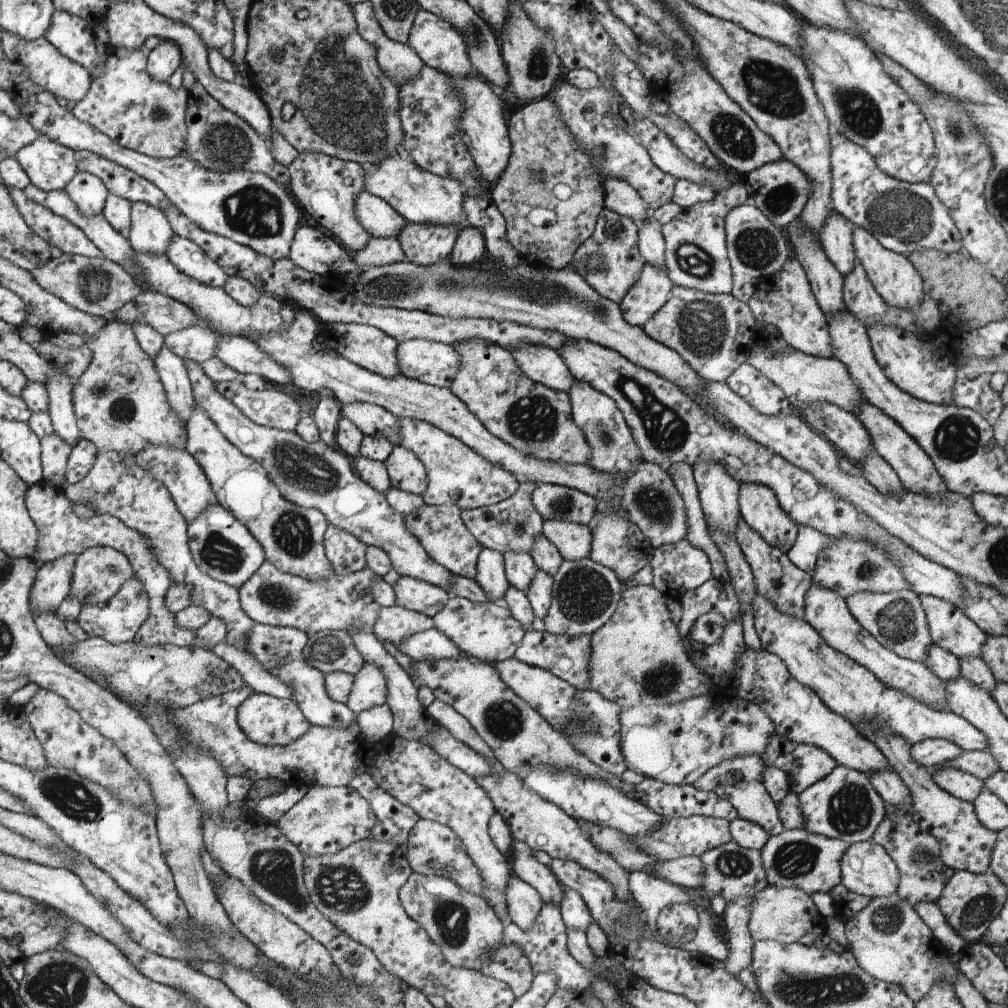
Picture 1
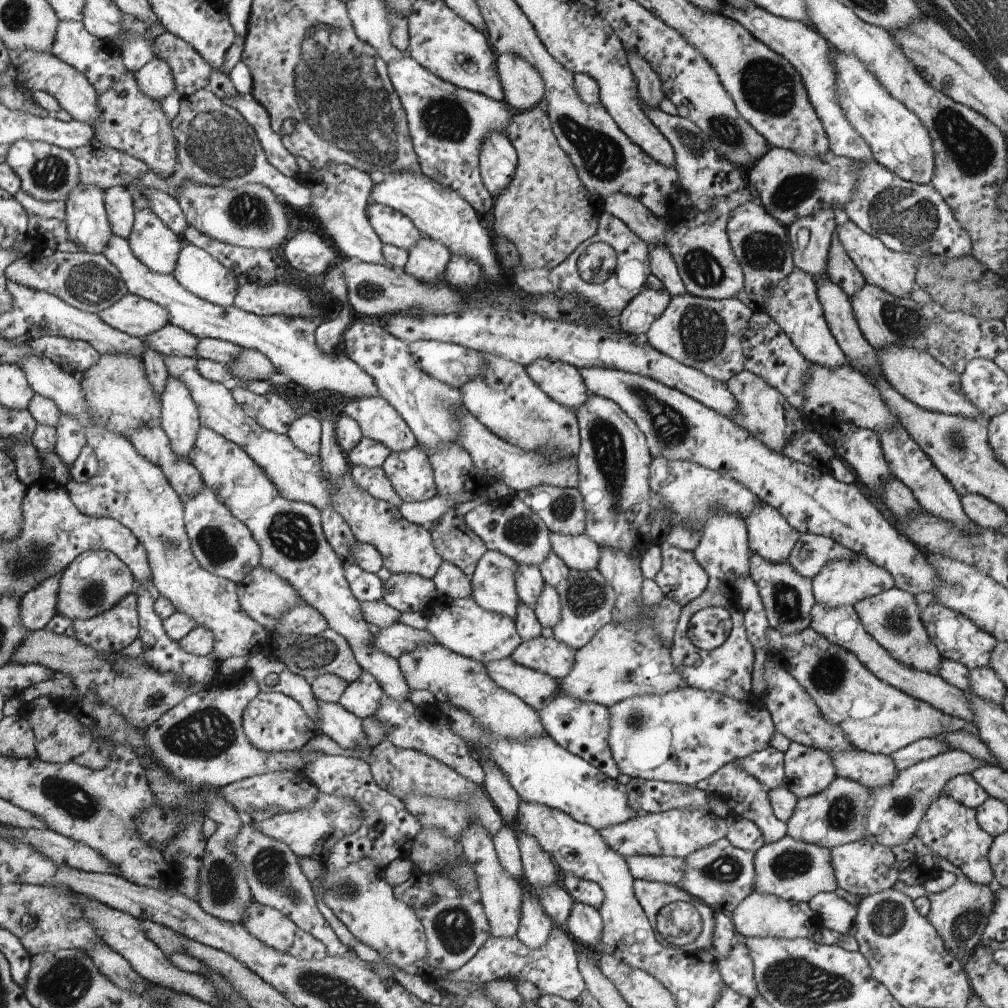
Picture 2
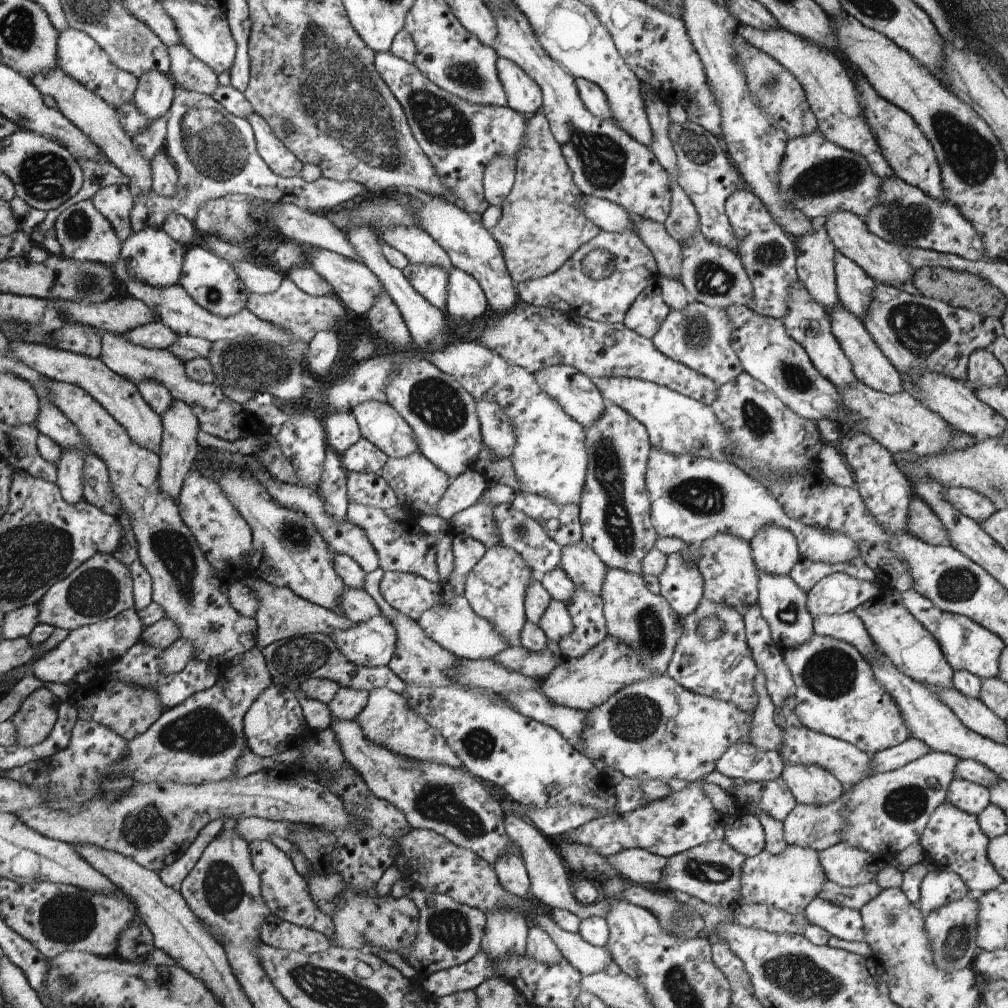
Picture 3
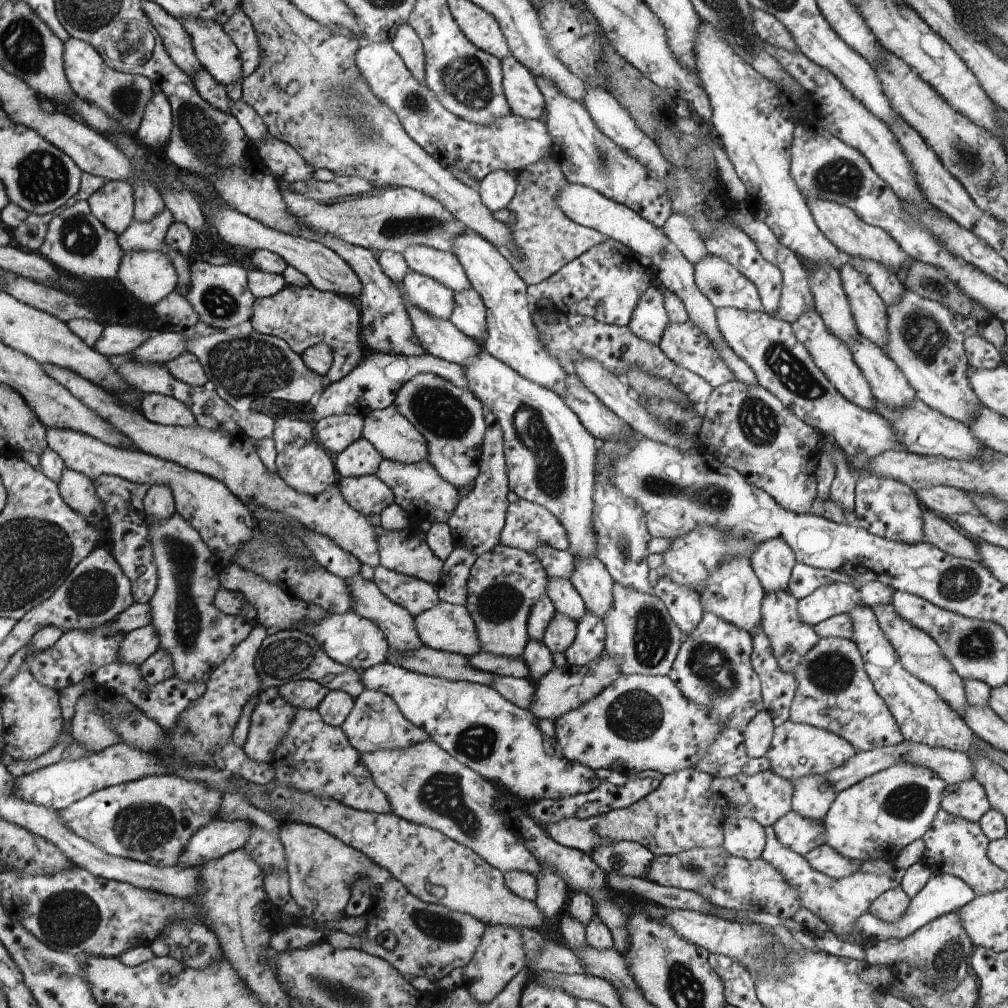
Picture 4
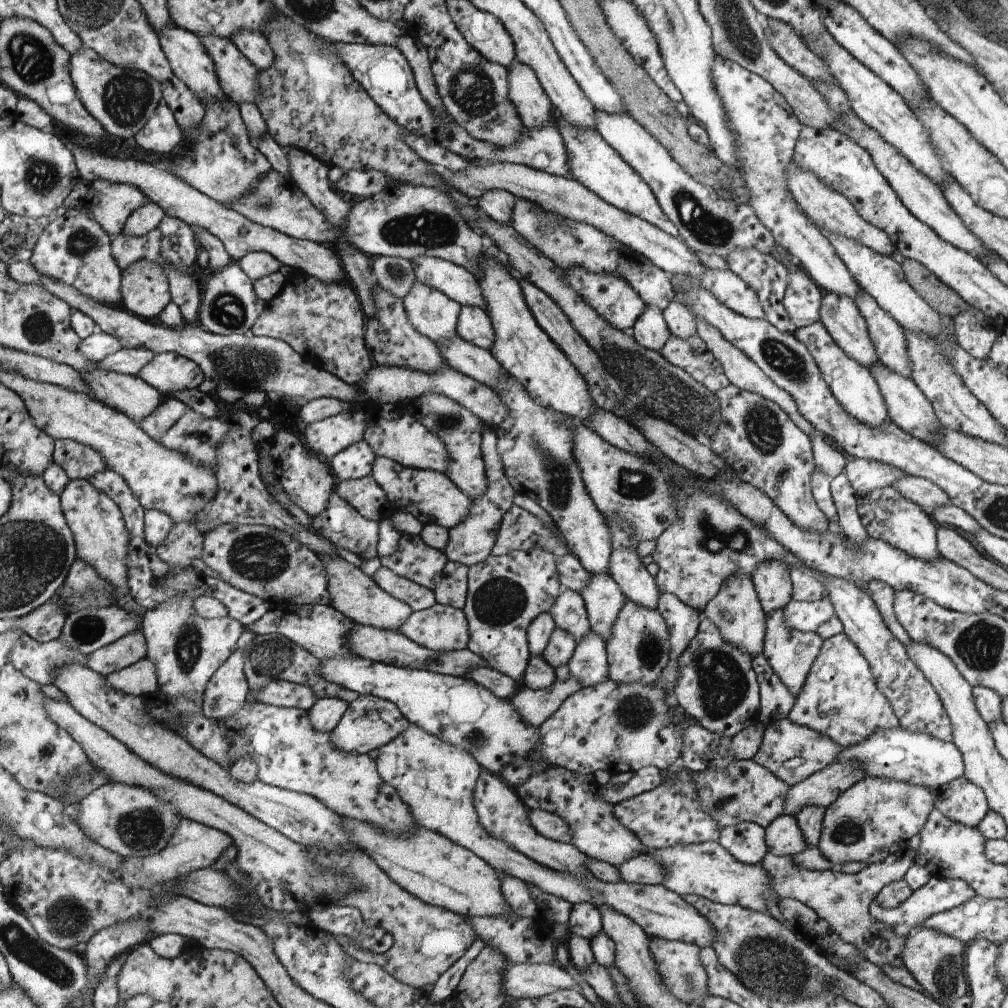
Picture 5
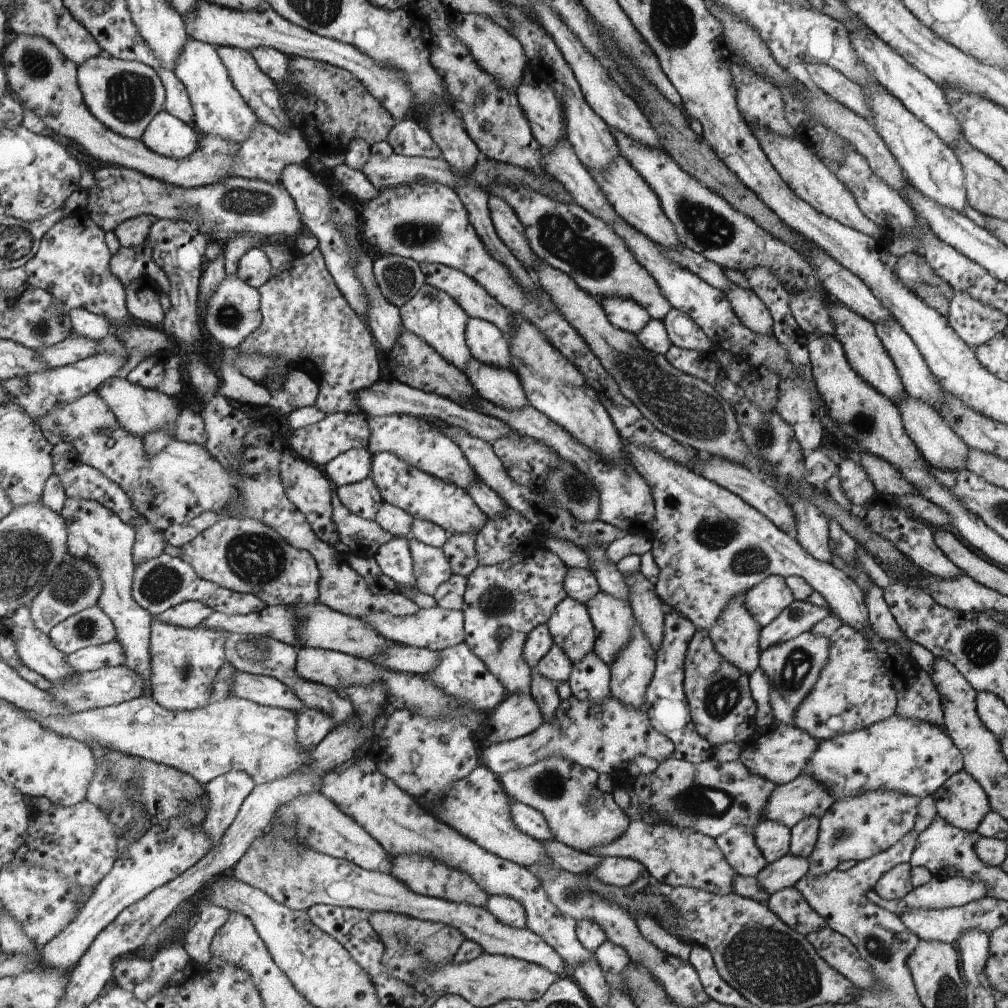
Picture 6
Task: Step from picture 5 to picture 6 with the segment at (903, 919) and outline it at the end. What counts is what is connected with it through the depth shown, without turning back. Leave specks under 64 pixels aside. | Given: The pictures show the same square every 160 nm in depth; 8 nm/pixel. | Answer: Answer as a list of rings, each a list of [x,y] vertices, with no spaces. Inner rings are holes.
[[[956,876],[946,879],[932,877],[928,884],[914,887],[901,900],[885,900],[874,890],[868,890],[866,898],[876,906],[900,917],[900,914],[916,910],[916,908],[929,910],[962,907],[987,897],[987,894],[988,888],[984,882]]]

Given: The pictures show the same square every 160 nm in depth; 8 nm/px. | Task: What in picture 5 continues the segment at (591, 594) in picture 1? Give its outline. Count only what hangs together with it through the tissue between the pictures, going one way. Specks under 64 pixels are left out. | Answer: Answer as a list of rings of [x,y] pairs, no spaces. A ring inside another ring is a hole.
[[[590,631],[584,640],[578,642],[567,665],[570,676],[574,675],[584,687],[596,686],[608,679],[609,665],[602,637]]]

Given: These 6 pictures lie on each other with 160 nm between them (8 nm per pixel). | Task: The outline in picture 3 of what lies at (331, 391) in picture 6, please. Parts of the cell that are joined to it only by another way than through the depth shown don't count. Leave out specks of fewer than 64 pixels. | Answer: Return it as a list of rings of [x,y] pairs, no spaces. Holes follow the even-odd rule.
[[[287,276],[282,279],[278,290],[268,294],[249,292],[246,308],[255,313],[263,321],[282,327],[291,337],[302,339],[309,343],[320,331],[332,331],[338,320],[346,318],[344,306],[334,296],[324,295],[322,298],[312,298],[304,294],[300,288]]]

